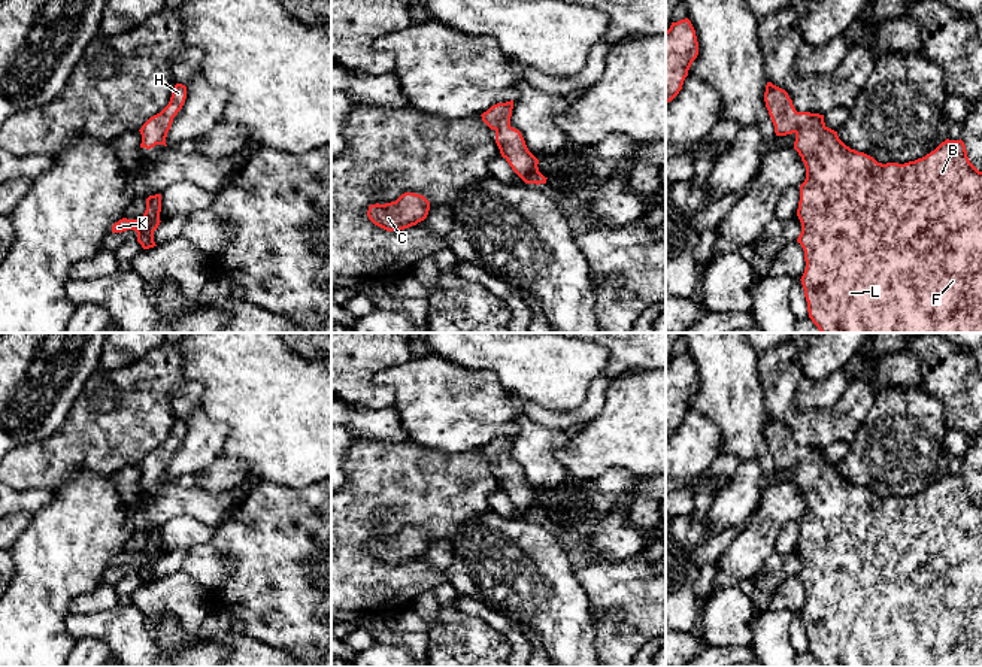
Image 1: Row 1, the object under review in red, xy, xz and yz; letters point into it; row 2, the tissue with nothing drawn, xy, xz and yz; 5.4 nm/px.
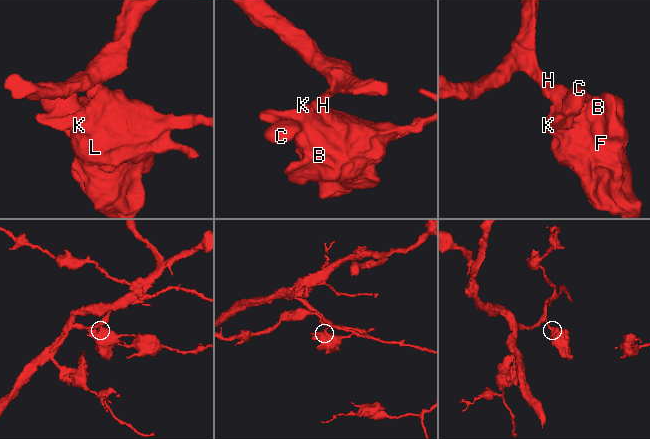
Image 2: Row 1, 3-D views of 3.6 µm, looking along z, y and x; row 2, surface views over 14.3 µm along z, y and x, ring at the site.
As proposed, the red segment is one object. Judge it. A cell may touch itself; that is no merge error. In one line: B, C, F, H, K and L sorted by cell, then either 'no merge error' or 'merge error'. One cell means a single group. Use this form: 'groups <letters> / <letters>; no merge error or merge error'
groups B C F H K L; no merge error

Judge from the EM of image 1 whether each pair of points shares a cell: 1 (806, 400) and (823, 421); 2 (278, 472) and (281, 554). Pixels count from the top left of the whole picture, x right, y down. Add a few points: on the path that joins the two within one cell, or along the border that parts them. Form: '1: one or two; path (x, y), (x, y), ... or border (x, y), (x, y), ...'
1: two; border (845, 393), (820, 409), (800, 409), (794, 400)
2: two; border (258, 482), (288, 487), (314, 484)

